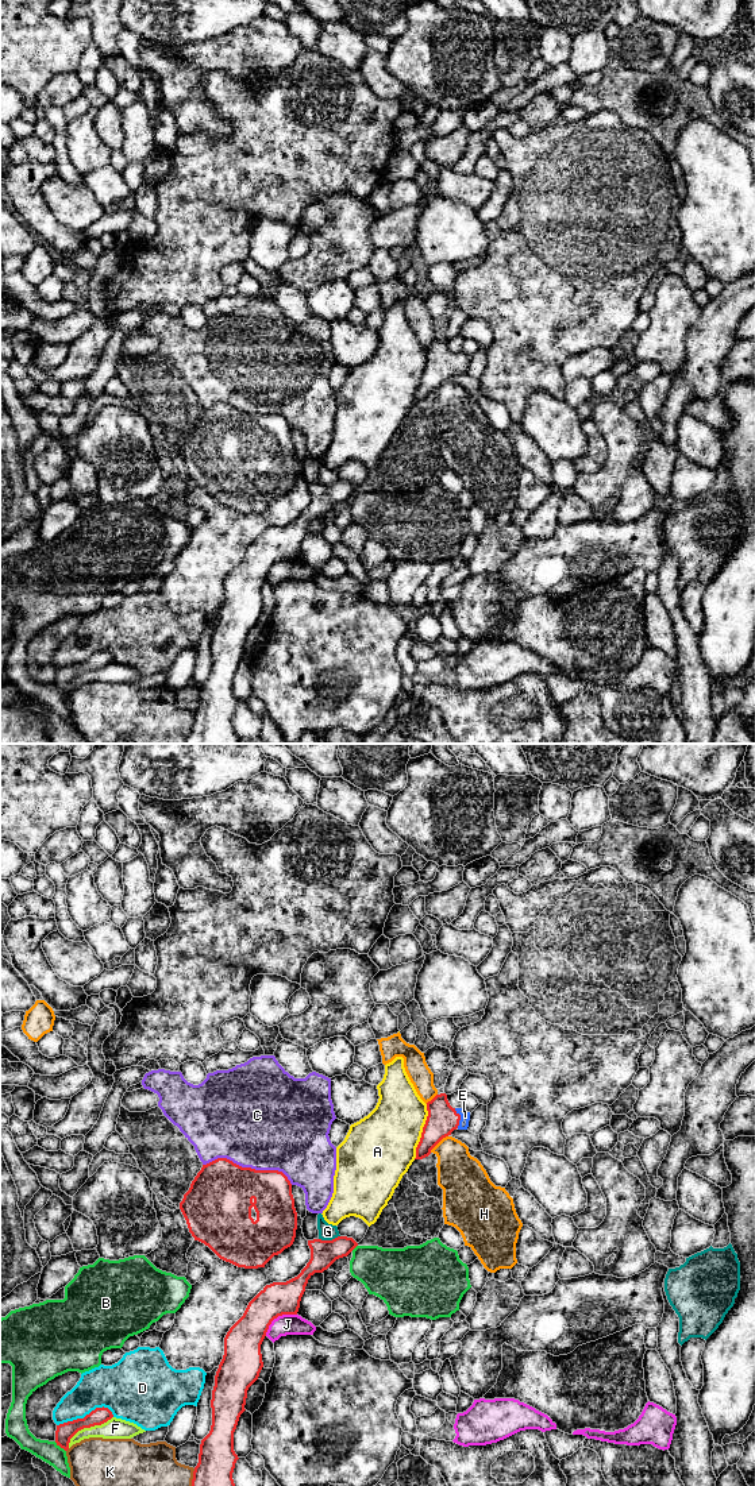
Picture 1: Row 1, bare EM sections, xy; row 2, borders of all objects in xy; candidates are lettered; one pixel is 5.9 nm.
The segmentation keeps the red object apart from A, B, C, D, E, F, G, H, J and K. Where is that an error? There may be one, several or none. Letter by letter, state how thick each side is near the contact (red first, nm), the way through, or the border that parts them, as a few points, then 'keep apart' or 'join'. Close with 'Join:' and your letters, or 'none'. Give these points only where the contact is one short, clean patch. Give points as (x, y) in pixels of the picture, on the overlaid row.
A: calibres 180 and 380 nm; keep apart
B: calibres 100 and 120 nm; keep apart
C: calibres 380 and 500 nm; keep apart
D: calibres 100 and 280 nm; keep apart
E: calibres 180 and 60 nm; way xy (442, 1119), (459, 1118), (465, 1116); join
F: calibres 100 and 130 nm; keep apart
G: calibres 160 and 100 nm; keep apart
H: calibres 180 and 280 nm; keep apart
J: calibres 220 and 130 nm; keep apart
K: calibres 220 and 260 nm; keep apart
Join: E

